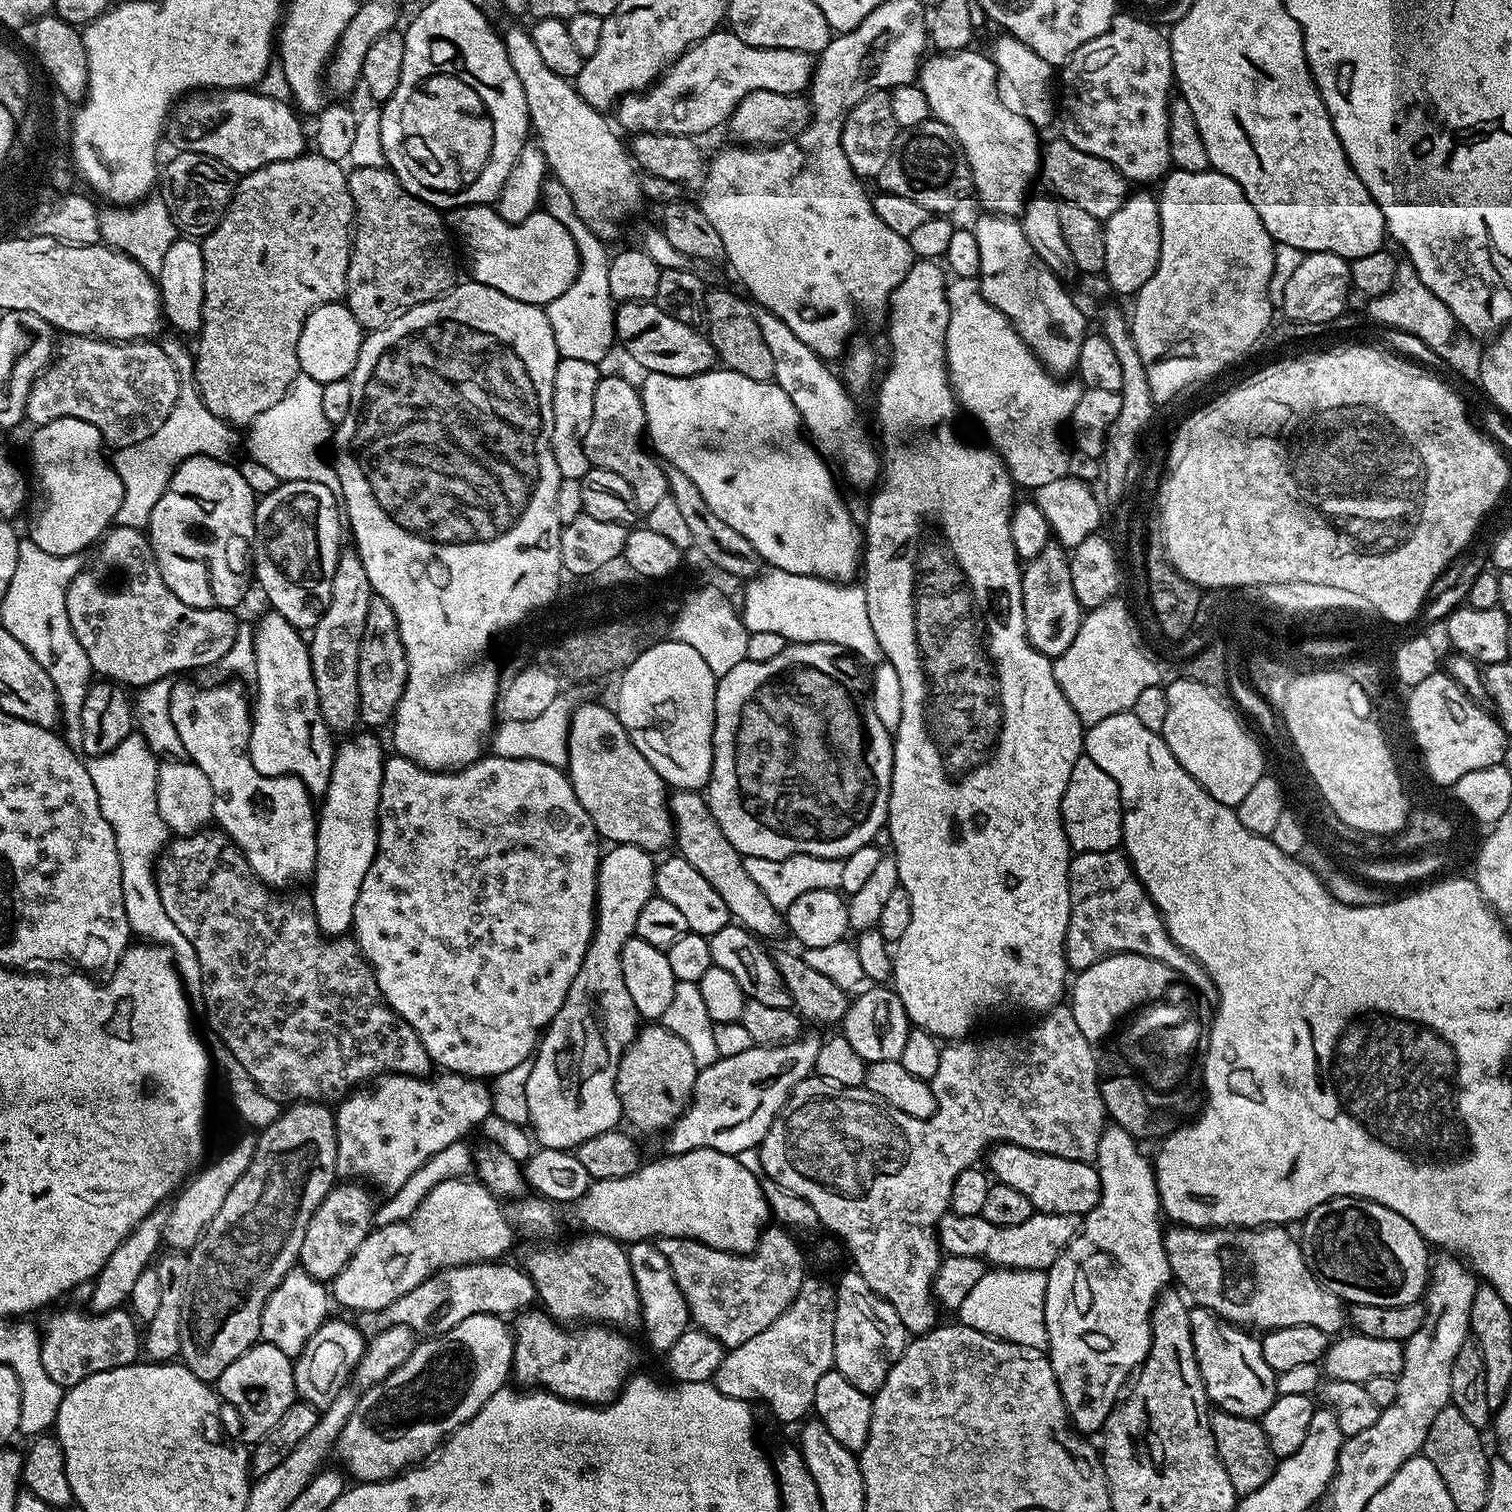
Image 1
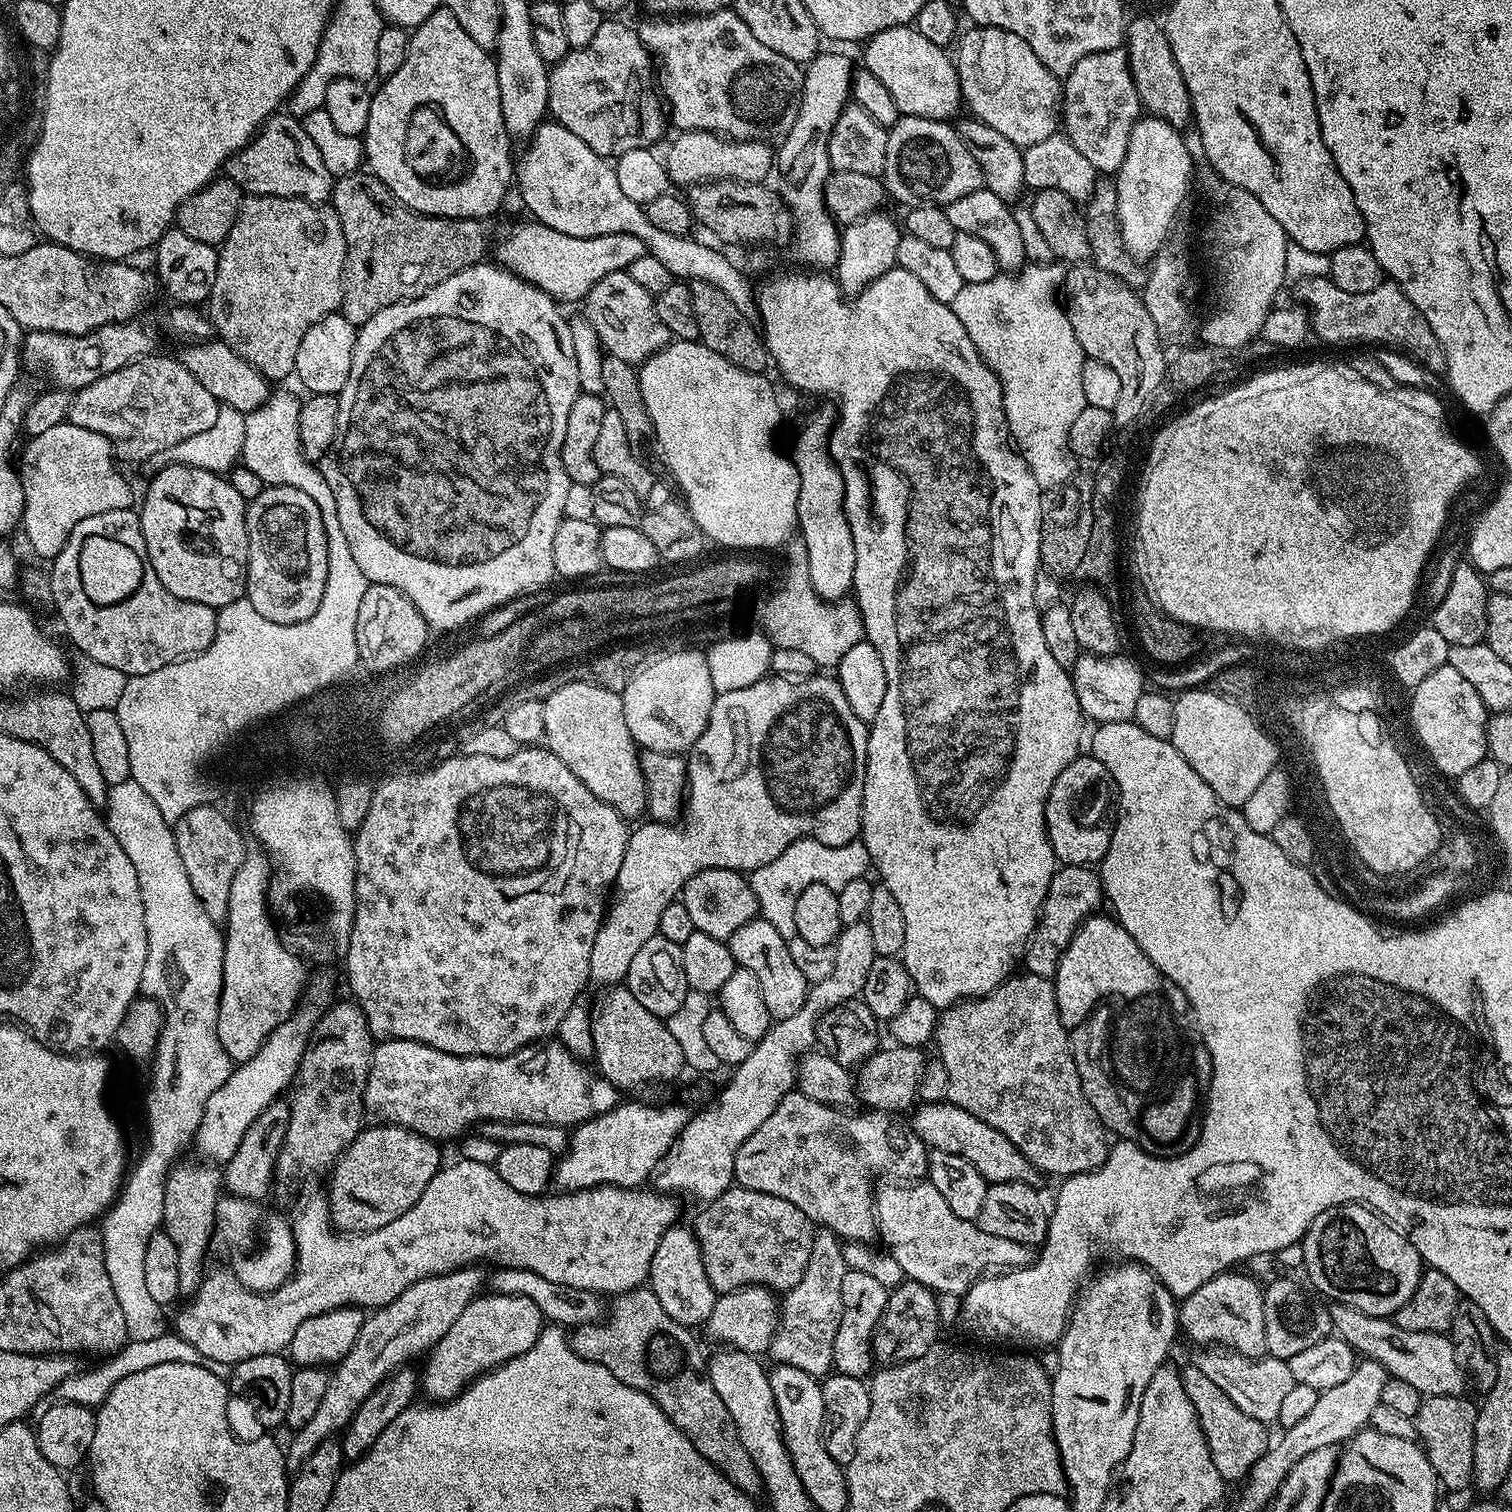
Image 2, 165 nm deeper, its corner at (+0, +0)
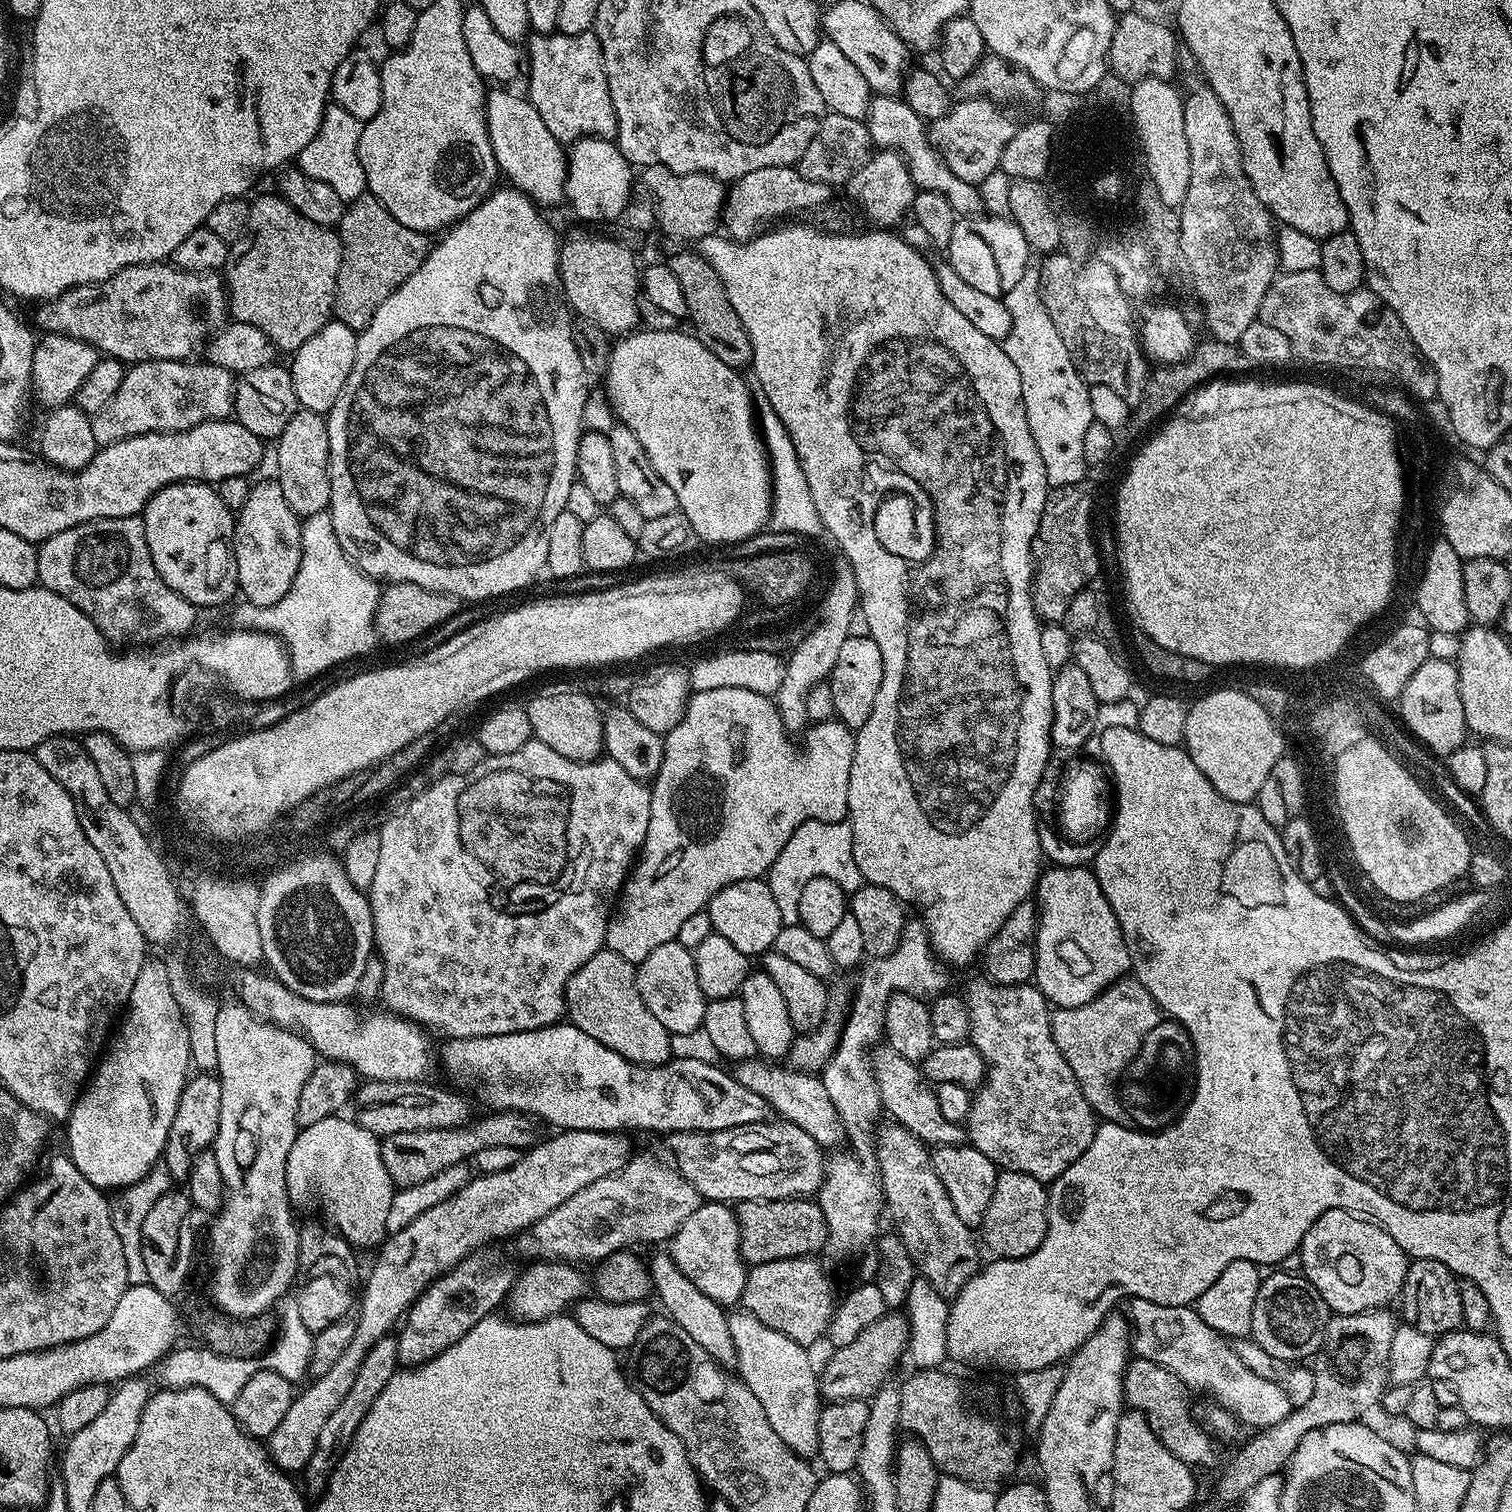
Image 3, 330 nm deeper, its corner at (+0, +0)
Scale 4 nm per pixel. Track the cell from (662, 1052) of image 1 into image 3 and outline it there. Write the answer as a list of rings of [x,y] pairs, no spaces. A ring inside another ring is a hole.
[[[607,946],[600,949],[586,966],[582,966],[566,982],[564,1006],[567,1019],[578,1030],[590,1034],[602,1046],[617,1052],[622,1058],[633,1060],[635,1064],[667,1064],[673,1059],[672,1037],[646,1010],[642,994],[636,985],[637,965],[630,963],[622,954],[614,954]]]

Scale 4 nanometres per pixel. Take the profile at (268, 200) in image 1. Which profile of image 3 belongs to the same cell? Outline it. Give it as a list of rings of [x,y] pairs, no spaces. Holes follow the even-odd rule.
[[[260,196],[248,206],[248,221],[242,238],[231,245],[230,259],[226,265],[228,311],[238,324],[249,324],[262,330],[266,338],[281,353],[296,352],[322,326],[333,319],[336,307],[336,279],[342,262],[339,235],[332,228],[324,228],[318,222],[310,222],[294,206],[285,202],[283,196]]]

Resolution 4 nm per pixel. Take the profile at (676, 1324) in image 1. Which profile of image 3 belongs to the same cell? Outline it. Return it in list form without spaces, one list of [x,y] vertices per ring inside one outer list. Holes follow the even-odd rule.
[[[701,1203],[700,1208],[694,1210],[694,1214],[690,1214],[690,1218],[686,1218],[686,1222],[682,1222],[680,1229],[672,1235],[670,1247],[672,1247],[670,1249],[672,1261],[676,1263],[678,1270],[682,1270],[682,1274],[686,1274],[686,1278],[690,1278],[690,1282],[694,1282],[694,1286],[698,1286],[702,1294],[706,1294],[706,1298],[710,1298],[715,1304],[721,1304],[725,1308],[740,1304],[741,1294],[745,1290],[748,1268],[740,1254],[740,1228],[737,1226],[736,1214],[727,1203]]]

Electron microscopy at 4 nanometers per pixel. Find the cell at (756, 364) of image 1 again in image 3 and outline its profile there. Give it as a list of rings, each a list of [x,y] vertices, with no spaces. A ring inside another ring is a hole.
[[[696,250],[680,252],[667,263],[682,286],[682,294],[686,297],[687,319],[692,320],[691,331],[696,339],[702,342],[702,346],[706,346],[706,350],[710,350],[710,354],[714,354],[714,358],[722,358],[726,366],[737,370],[747,369],[752,363],[750,334],[746,334],[742,318],[734,314],[734,306],[730,306],[730,298],[722,278],[718,278],[718,270],[714,270],[714,266],[710,266],[710,262],[706,262],[706,258]]]

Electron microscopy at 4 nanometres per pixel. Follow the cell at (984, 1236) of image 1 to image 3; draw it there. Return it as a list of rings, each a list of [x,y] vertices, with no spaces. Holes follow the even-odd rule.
[[[764,1058],[741,1060],[735,1068],[734,1075],[739,1084],[746,1086],[746,1090],[754,1090],[754,1094],[762,1094],[769,1109],[777,1111],[787,1123],[806,1130],[821,1148],[831,1150],[843,1142],[846,1125],[840,1120],[838,1110],[834,1110],[834,1102],[830,1102],[830,1094],[826,1094],[826,1086],[819,1075]]]

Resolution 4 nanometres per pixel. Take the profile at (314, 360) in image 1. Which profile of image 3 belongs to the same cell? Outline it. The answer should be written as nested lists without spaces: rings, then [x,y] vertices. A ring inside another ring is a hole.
[[[331,319],[318,330],[296,352],[291,353],[290,371],[294,382],[296,403],[300,408],[311,412],[326,414],[338,402],[342,390],[346,386],[346,378],[350,378],[350,370],[356,357],[357,333],[352,331],[338,319]]]

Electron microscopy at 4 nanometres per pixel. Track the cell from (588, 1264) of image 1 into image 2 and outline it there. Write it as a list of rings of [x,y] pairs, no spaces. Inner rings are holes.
[[[641,1286],[623,1293],[615,1297],[614,1304],[616,1309],[608,1324],[582,1324],[571,1333],[572,1349],[582,1358],[606,1366],[618,1382],[626,1382],[626,1386],[645,1392],[667,1414],[670,1422],[690,1438],[694,1450],[698,1450],[706,1462],[713,1464],[743,1492],[759,1493],[760,1475],[750,1454],[746,1454],[746,1446],[742,1446],[738,1438],[730,1410],[726,1410],[710,1382],[706,1356],[700,1353],[700,1344],[696,1341],[697,1333],[674,1322],[674,1318],[662,1310],[662,1302],[658,1302],[651,1287]]]

